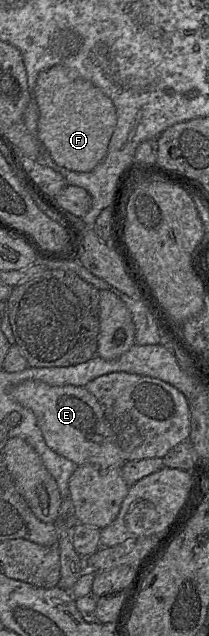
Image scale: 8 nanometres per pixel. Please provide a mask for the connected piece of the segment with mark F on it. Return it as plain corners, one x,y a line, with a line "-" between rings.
56,65
39,73
32,98
38,107
37,138
57,165
75,172
89,172
105,158
117,117
111,99
96,86

